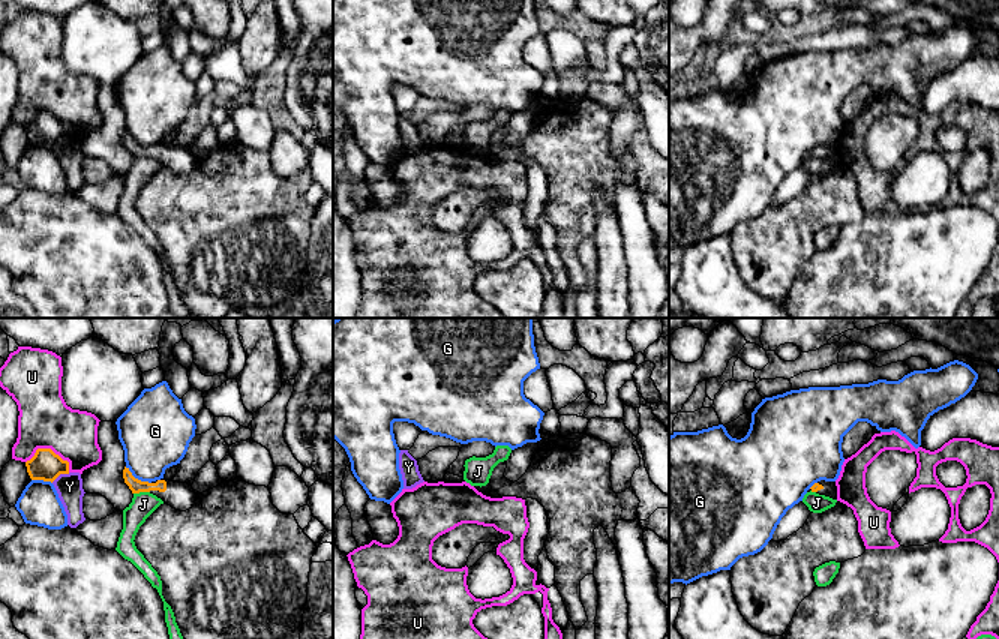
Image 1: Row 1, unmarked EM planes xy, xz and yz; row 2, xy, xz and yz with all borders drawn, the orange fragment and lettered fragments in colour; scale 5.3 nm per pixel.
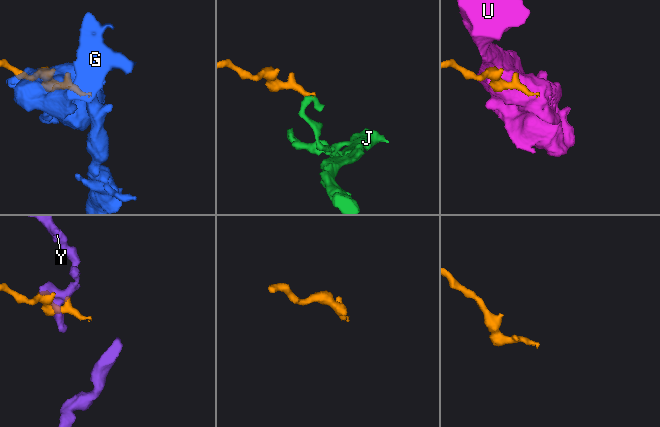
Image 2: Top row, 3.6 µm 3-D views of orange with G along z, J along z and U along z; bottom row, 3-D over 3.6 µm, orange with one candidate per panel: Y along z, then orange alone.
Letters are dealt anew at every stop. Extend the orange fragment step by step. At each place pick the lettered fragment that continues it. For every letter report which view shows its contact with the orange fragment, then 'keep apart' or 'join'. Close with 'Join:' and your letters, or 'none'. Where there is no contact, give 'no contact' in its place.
G: meets orange in xy; keep apart
J: meets orange in xy; keep apart
U: meets orange in xy; keep apart
Y: meets orange in xy; keep apart
Join: none

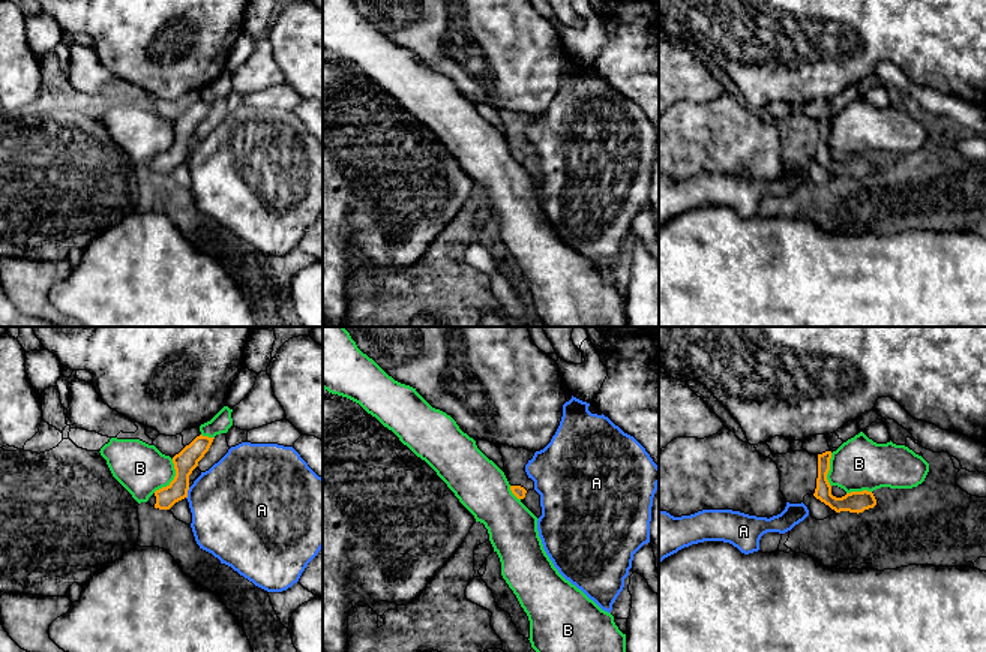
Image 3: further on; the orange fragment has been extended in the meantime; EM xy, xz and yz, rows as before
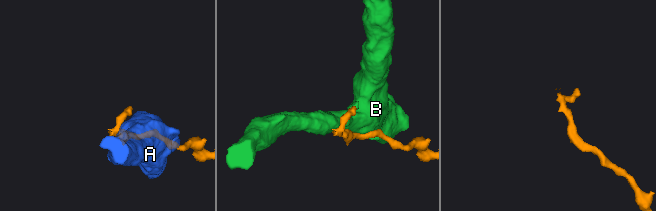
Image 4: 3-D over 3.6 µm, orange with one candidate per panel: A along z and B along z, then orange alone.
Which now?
A: meets orange in xy; keep apart
B: meets orange in xy; keep apart
Join: none

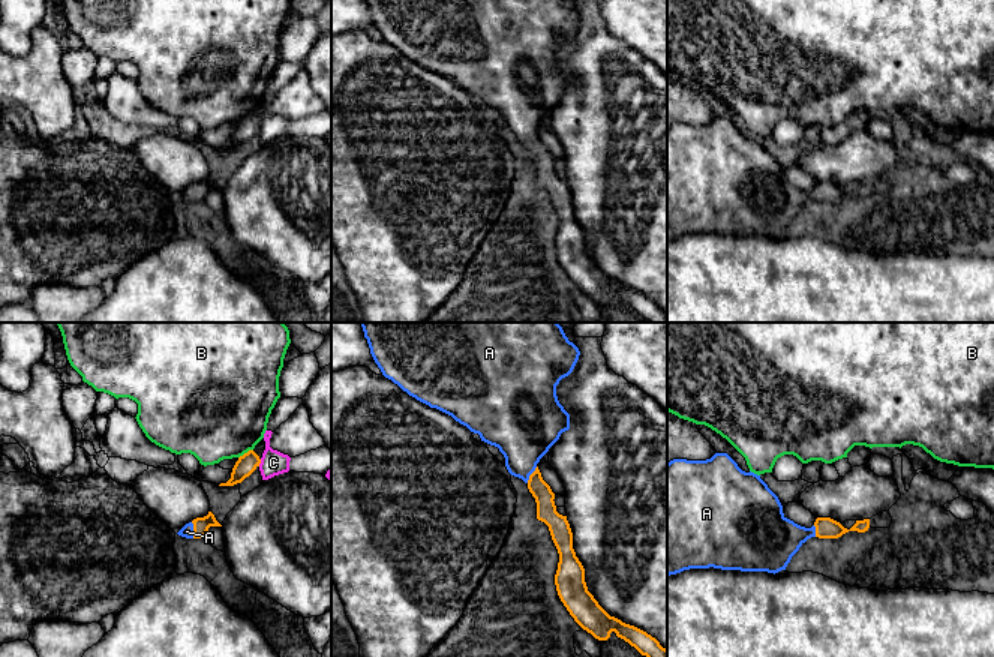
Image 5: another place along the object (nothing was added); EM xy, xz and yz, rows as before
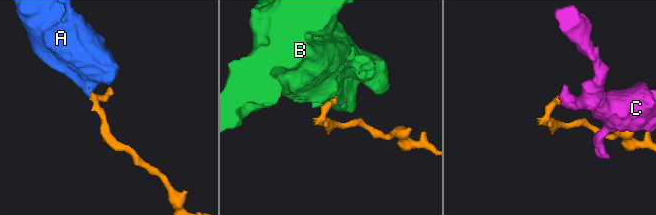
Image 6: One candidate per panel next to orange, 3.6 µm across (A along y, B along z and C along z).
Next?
A: meets orange in xy; join
B: meets orange in xy; keep apart
C: meets orange in xy; keep apart
Join: A

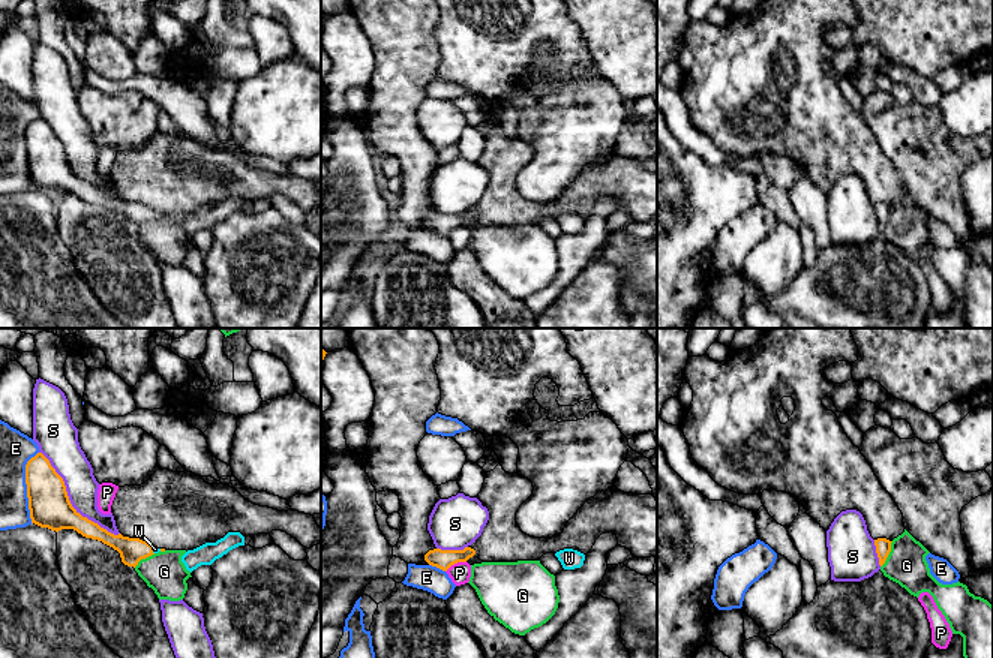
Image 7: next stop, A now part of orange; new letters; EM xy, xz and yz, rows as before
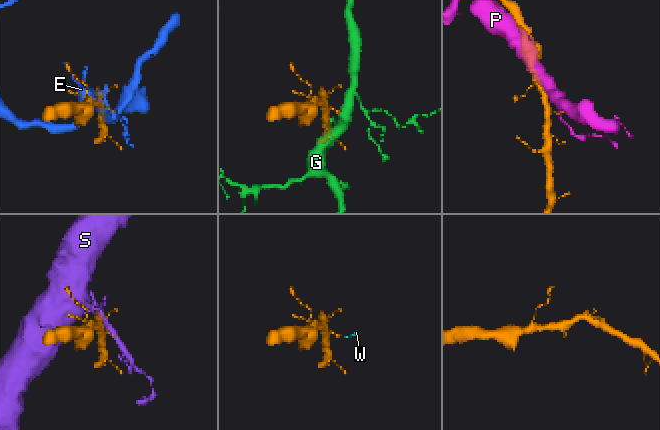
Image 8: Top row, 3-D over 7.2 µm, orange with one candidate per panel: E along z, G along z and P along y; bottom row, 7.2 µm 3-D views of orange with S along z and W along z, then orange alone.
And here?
E: meets orange in xy; keep apart
G: meets orange in yz; keep apart
P: meets orange in xz; keep apart
S: meets orange in xy; keep apart
W: meets orange in xy; join
Join: W

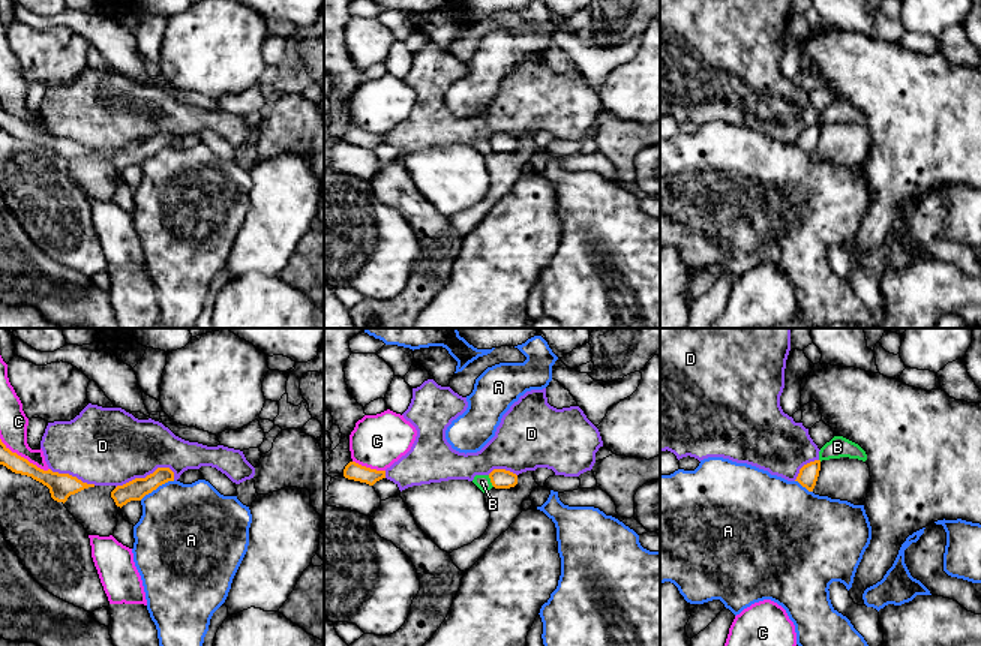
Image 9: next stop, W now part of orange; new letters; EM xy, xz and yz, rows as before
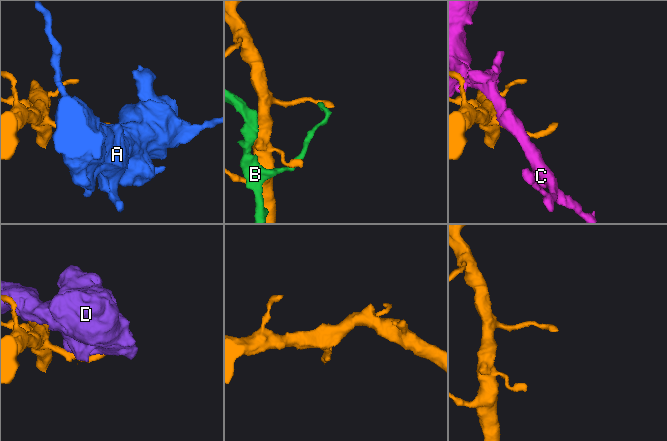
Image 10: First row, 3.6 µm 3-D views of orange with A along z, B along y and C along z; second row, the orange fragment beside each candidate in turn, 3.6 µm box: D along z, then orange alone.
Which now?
A: meets orange in xy; keep apart
B: meets orange in xz; keep apart
C: meets orange in xy; keep apart
D: meets orange in xy; keep apart
Join: none

